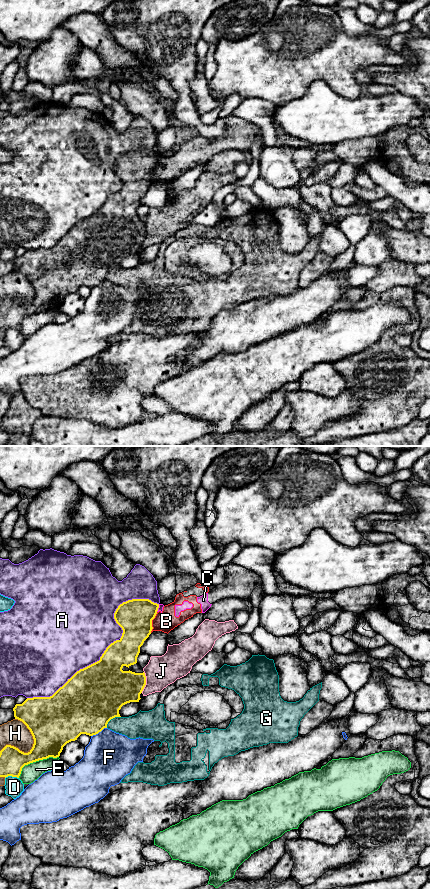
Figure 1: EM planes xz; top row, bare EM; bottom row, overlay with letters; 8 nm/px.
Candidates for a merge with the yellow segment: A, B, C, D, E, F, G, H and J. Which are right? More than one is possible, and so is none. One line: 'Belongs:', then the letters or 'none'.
Belongs: none

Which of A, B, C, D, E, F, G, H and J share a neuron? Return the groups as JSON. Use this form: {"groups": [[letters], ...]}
{"groups": [["A"], ["B", "C"], ["D"], ["E"], ["F"], ["G"], ["H"], ["J"]]}

